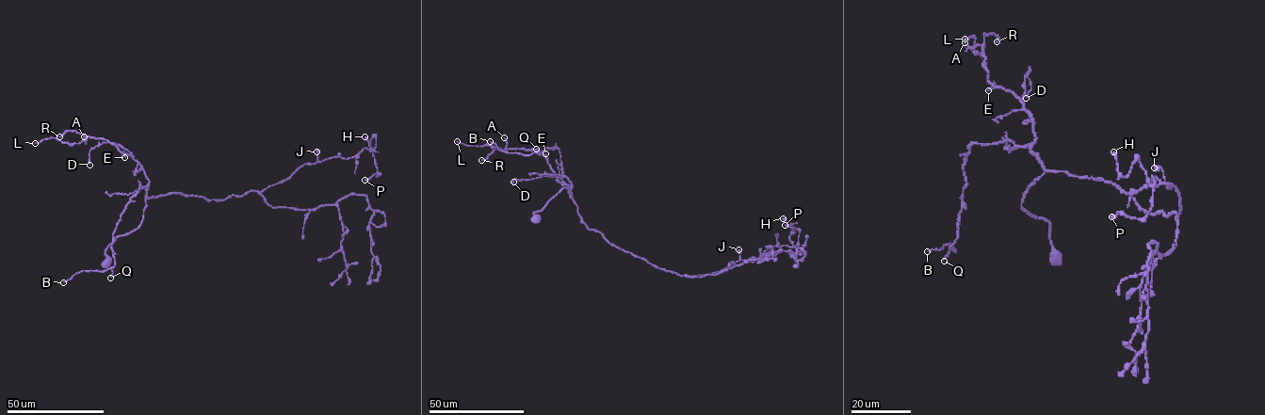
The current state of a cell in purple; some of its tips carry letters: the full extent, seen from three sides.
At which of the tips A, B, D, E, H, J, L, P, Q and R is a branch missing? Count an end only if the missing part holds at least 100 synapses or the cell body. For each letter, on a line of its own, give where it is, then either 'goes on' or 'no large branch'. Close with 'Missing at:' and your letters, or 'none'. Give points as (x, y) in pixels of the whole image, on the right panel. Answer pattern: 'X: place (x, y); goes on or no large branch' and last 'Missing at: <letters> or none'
A: place (964, 42); no large branch
B: place (927, 251); no large branch
D: place (1026, 98); no large branch
E: place (988, 90); no large branch
H: place (1113, 151); no large branch
J: place (1154, 167); no large branch
L: place (964, 39); no large branch
P: place (1111, 216); no large branch
Q: place (944, 261); no large branch
R: place (997, 41); no large branch
Missing at: none

